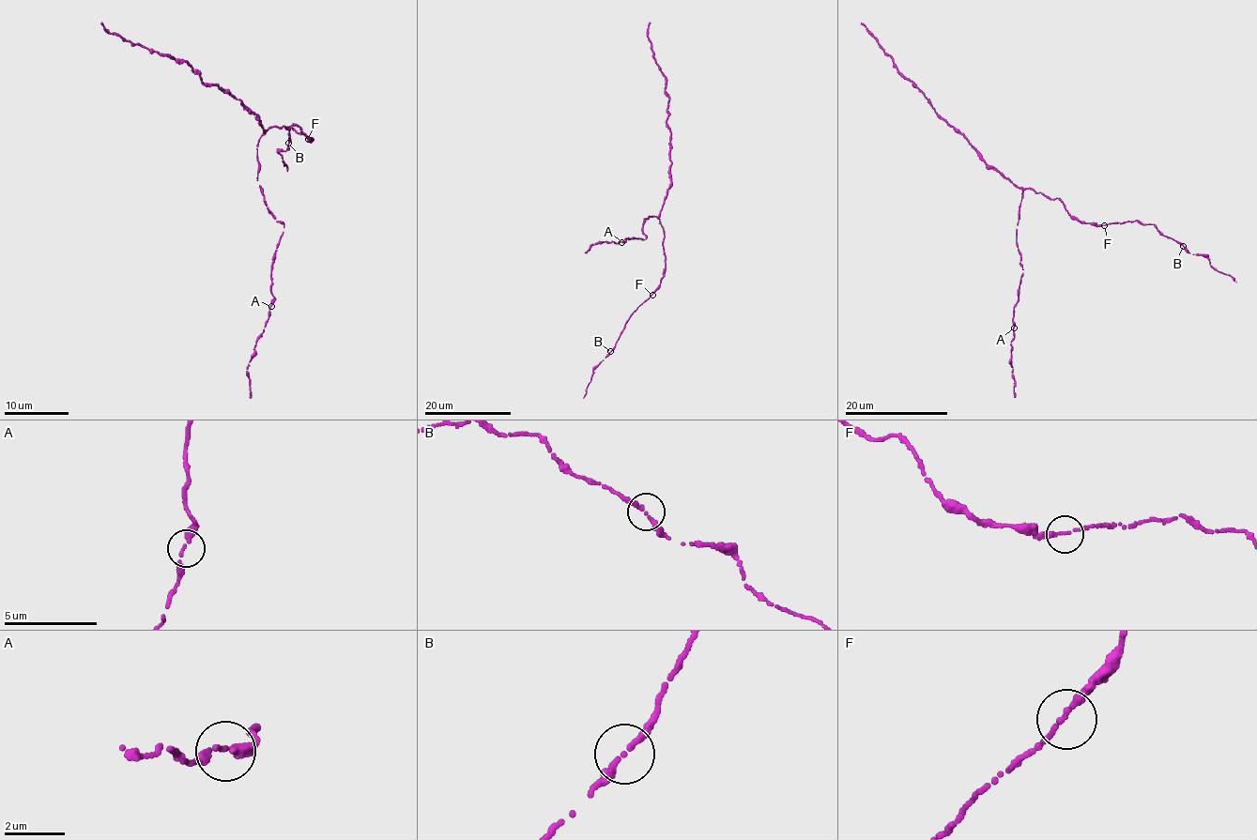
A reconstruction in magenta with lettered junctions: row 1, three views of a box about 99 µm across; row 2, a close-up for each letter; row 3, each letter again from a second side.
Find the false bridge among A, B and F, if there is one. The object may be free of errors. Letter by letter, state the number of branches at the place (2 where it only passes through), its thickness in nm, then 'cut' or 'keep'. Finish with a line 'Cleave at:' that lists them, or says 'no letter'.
A: 2 | 200 nm | keep
B: 2 | 200 nm | keep
F: 2 | 190 nm | keep
Cleave at: no letter

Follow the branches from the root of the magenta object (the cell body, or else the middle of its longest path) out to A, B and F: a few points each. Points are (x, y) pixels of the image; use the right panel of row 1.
A: (1025, 188), (1016, 228), (1022, 276), (1014, 308), (1014, 328)
B: (1025, 188), (1050, 199), (1060, 199), (1071, 215), (1084, 222), (1104, 225), (1136, 221), (1154, 224), (1184, 246)
F: (1025, 188), (1043, 192), (1050, 199), (1060, 199), (1067, 211), (1079, 220), (1104, 225)

